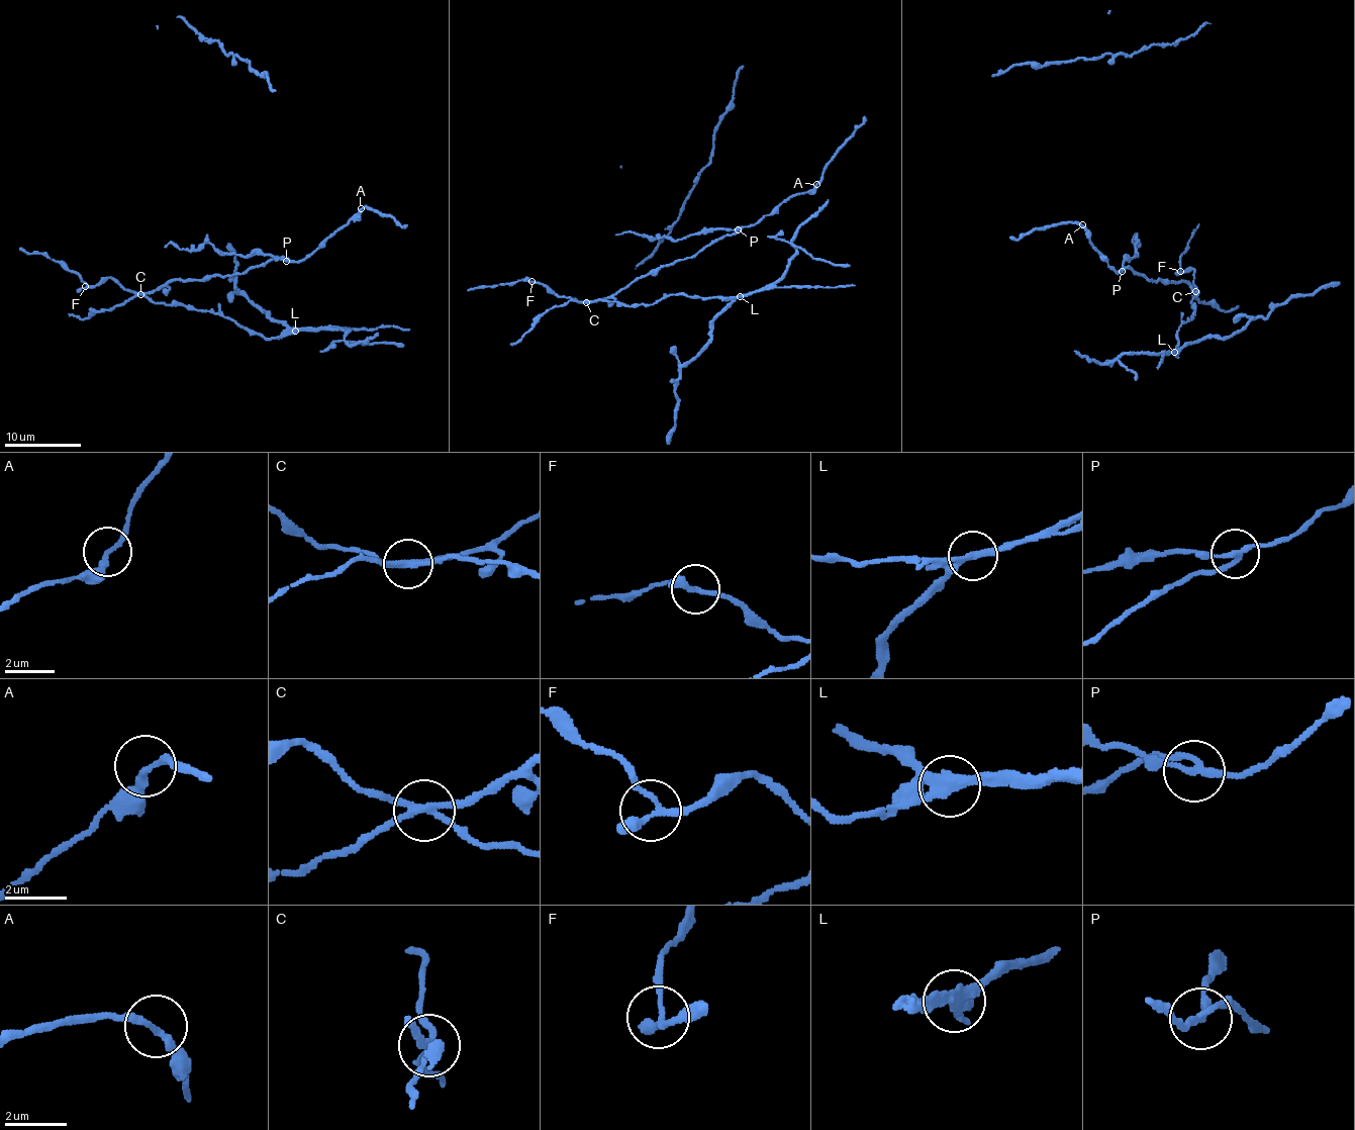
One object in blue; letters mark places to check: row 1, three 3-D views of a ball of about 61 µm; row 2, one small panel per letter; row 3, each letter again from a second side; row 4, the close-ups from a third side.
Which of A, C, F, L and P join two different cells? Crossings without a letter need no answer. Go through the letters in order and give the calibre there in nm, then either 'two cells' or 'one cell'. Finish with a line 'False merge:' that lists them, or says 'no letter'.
A: 200 nm | one cell
C: 200 nm | two cells
F: 200 nm | one cell
L: 340 nm | two cells
P: 180 nm | two cells
False merge: C, L, P

